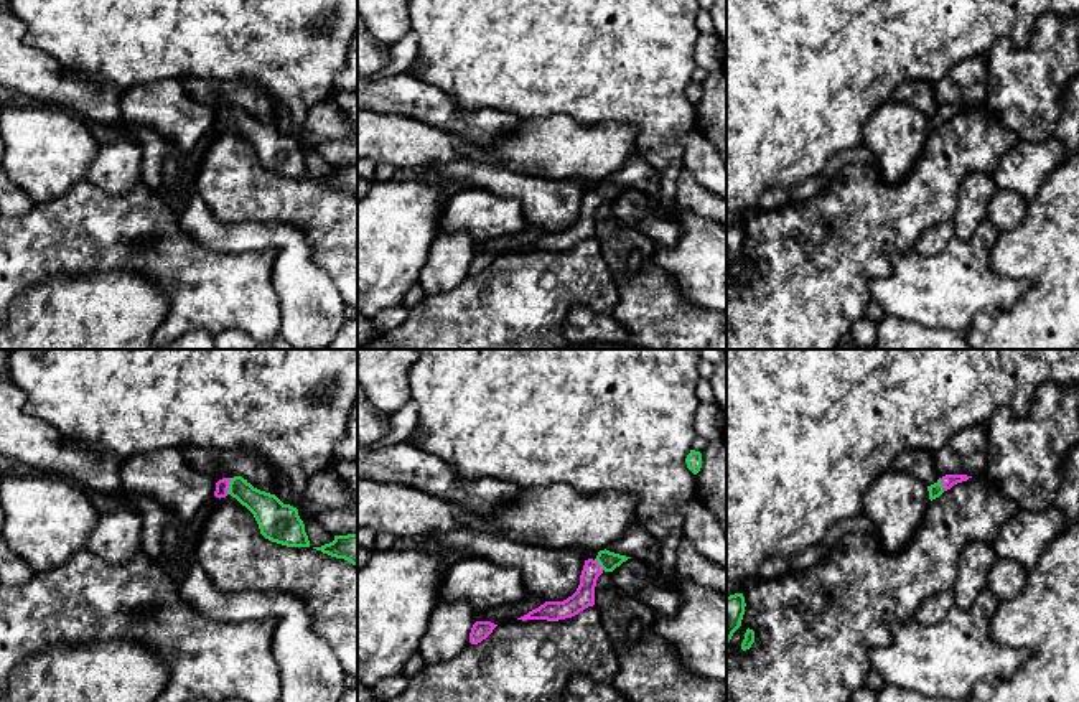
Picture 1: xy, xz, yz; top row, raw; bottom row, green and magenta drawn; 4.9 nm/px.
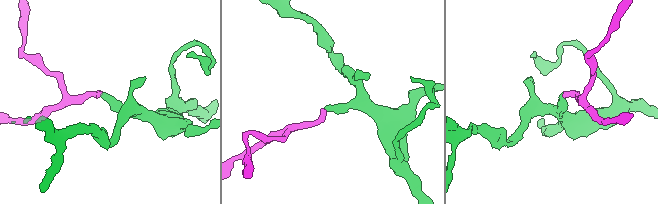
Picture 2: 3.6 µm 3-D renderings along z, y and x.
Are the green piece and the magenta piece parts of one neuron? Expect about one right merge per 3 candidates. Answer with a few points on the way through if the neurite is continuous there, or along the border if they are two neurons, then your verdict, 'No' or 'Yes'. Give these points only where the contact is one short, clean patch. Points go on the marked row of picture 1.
Path across: xy (270, 513), (238, 486), (229, 486), (223, 485). Yes

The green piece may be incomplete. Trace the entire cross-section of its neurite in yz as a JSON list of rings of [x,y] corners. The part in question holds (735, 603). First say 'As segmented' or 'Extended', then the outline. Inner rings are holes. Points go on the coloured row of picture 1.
As segmented. [[[743,593],[726,597],[726,646],[733,633],[741,626],[745,606],[746,603]]]

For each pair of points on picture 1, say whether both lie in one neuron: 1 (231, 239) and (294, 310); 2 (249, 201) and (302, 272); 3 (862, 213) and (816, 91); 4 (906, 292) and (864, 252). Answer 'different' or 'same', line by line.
1: same
2: different
3: different
4: different

